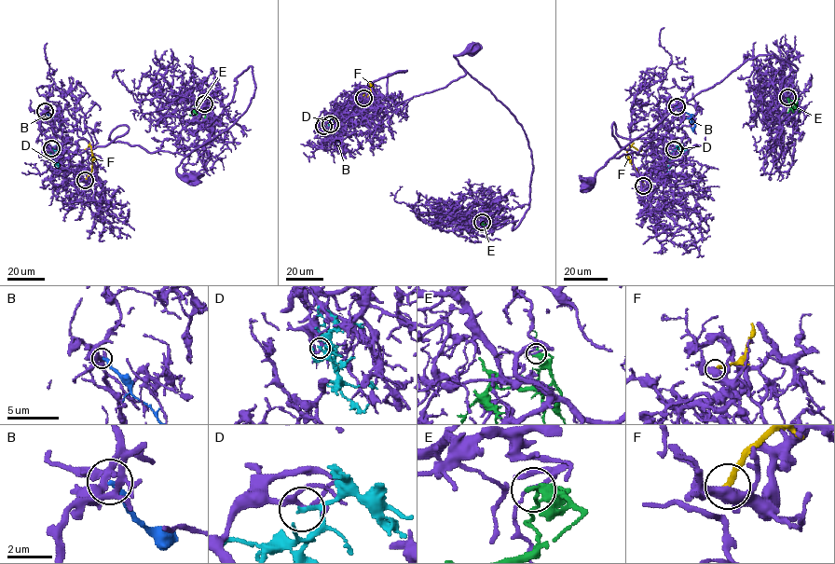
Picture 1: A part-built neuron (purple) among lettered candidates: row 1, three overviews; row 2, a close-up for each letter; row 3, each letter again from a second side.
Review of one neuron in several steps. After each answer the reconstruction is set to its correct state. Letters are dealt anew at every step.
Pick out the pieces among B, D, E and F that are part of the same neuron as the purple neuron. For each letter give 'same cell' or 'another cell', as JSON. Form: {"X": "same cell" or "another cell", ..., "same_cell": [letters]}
{"B": "another cell", "D": "another cell", "E": "another cell", "F": "another cell", "same_cell": []}

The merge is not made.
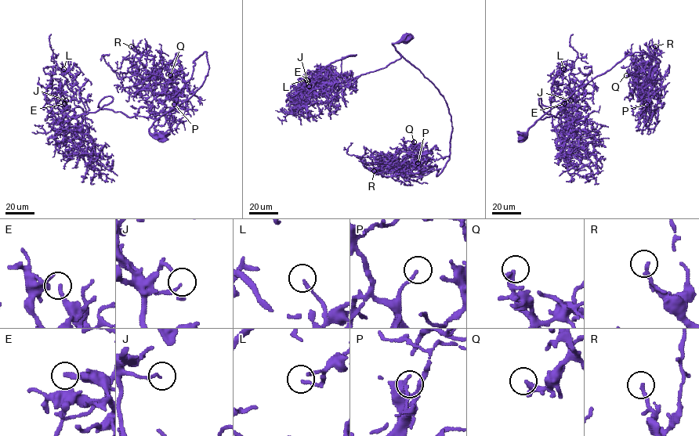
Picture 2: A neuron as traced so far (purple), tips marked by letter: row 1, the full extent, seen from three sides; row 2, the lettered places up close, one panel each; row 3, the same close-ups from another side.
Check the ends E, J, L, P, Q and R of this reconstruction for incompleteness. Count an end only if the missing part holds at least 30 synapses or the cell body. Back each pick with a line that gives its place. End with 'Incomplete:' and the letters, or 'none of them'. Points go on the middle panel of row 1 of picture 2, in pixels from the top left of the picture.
Q: place (414, 142)
Incomplete: Q

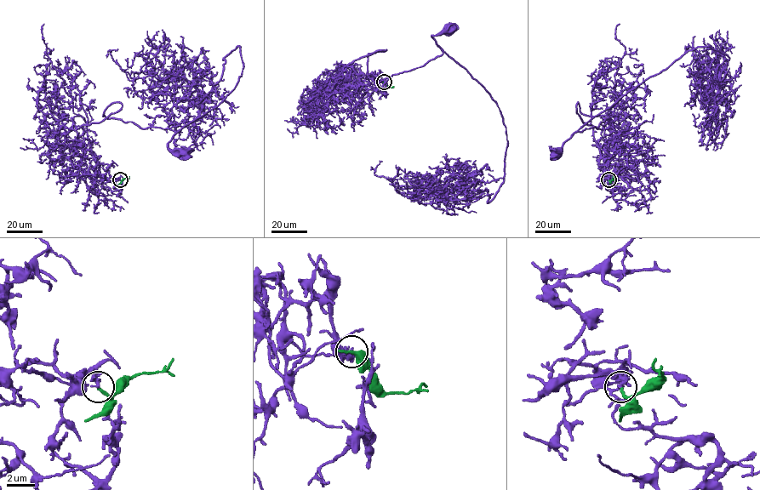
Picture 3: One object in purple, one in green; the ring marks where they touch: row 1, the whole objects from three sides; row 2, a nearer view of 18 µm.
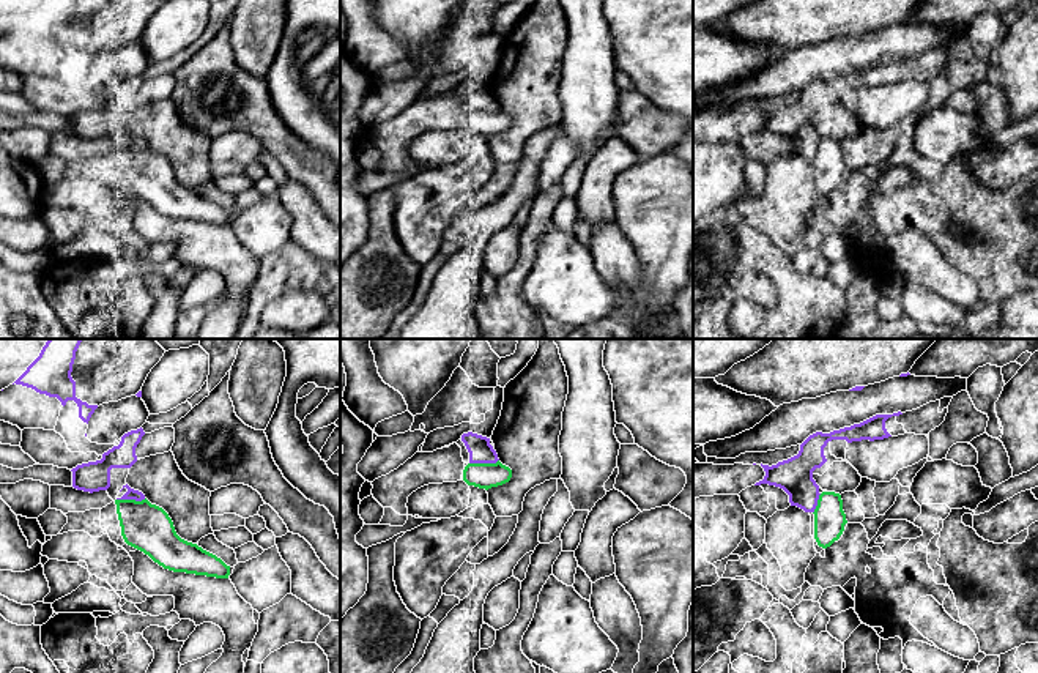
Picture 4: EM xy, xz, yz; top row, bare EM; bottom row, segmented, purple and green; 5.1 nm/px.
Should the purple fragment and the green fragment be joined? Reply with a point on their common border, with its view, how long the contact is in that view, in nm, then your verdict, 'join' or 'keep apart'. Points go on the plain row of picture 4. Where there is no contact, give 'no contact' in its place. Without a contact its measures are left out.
xz (484, 109) | 150 nm | keep apart

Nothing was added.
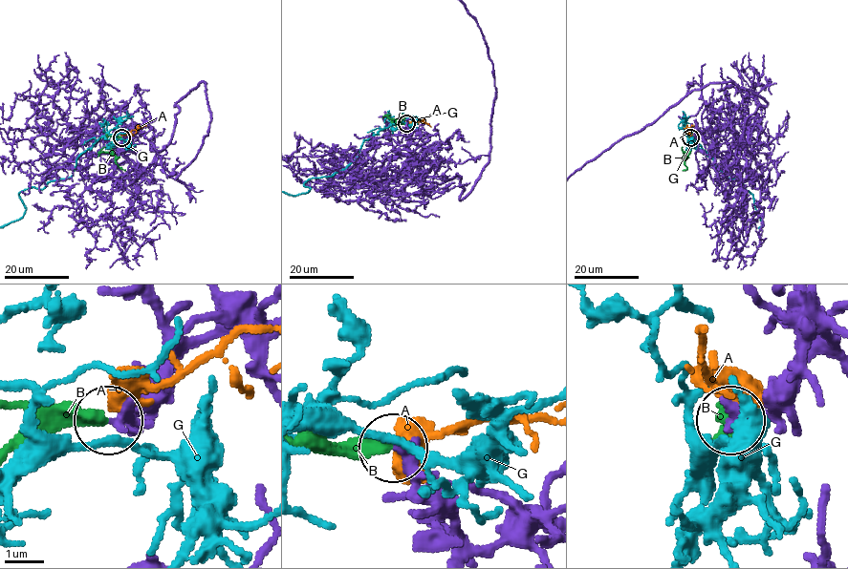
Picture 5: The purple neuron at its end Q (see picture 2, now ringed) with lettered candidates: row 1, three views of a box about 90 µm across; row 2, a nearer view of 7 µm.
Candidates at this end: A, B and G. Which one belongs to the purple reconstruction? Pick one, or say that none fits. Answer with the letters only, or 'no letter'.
B

